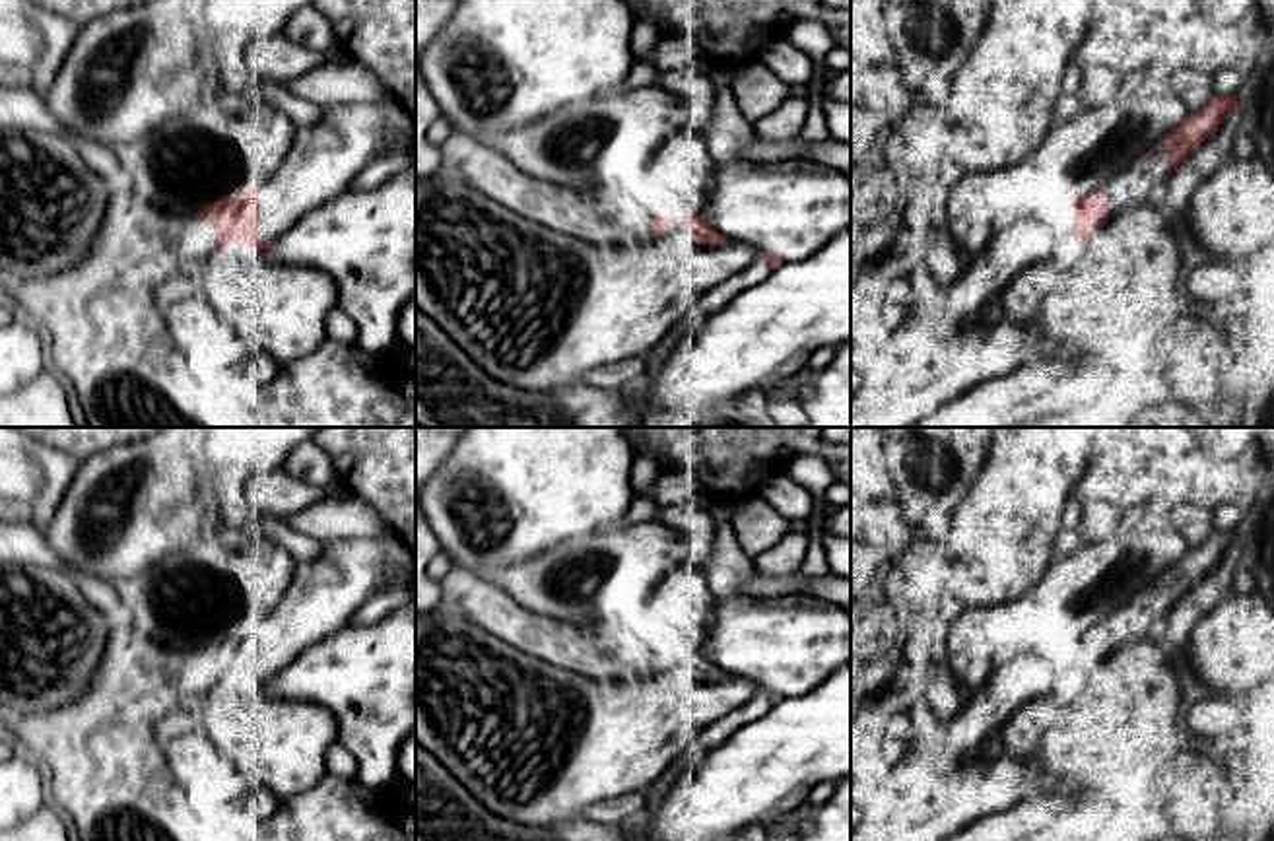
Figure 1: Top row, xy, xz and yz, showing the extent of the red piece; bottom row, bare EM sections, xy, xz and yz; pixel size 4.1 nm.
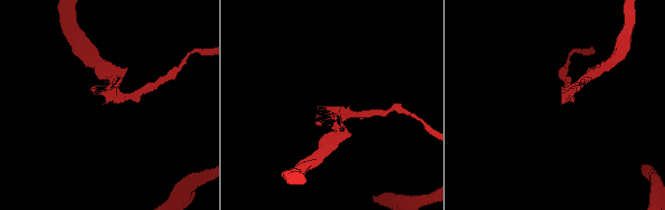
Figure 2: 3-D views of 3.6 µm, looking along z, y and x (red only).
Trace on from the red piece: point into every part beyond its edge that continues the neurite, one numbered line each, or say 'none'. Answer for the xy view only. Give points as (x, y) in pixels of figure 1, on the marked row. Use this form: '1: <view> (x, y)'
none

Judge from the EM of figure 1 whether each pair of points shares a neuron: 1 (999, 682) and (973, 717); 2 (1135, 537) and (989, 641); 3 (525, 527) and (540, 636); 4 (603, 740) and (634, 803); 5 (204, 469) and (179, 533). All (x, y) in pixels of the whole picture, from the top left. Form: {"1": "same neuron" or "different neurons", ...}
{"1": "same neuron", "2": "same neuron", "3": "different neurons", "4": "different neurons", "5": "same neuron"}

